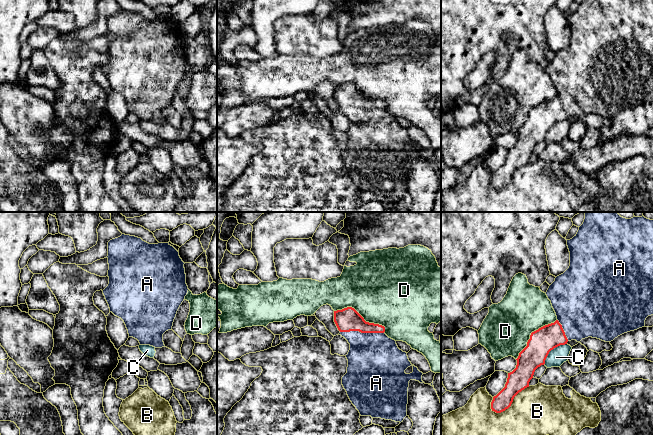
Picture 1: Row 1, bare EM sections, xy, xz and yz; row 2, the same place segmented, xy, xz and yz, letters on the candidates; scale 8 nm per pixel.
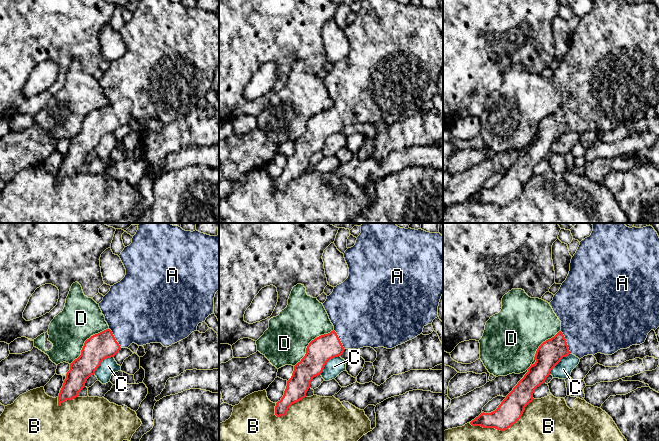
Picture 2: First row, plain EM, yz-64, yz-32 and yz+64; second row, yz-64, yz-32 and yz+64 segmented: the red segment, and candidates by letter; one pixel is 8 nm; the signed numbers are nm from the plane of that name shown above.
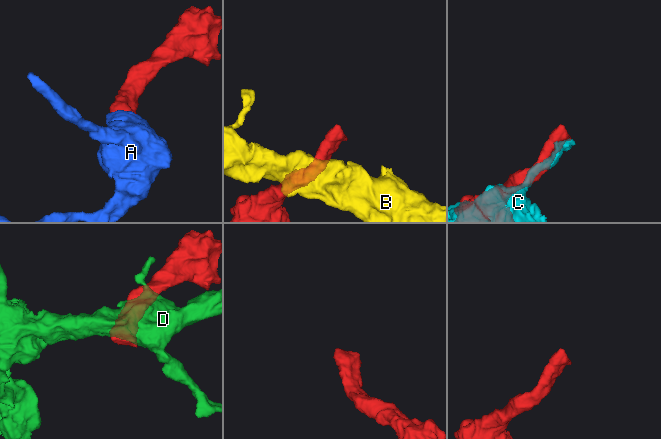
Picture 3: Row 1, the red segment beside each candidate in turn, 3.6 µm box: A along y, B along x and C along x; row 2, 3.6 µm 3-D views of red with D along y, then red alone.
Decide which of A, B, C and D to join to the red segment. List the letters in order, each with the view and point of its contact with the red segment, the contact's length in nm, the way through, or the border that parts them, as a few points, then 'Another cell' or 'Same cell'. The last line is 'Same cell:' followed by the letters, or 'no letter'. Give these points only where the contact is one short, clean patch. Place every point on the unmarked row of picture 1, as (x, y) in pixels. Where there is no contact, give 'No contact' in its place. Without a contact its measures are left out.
A: Touches red at xz (362, 108). Shared border 360 nm. Path across: xz (348, 95), (362, 108), (374, 136). Same cell
B: Touches red at yz (511, 179). Shared border 360 nm. Another cell
C: Touches red at yz (551, 125). Shared border 260 nm. Boundary: yz (566, 119), (554, 123), (543, 140). Another cell
D: Touches red at xz (361, 92). Shared border 440 nm. Another cell
Same cell: A

